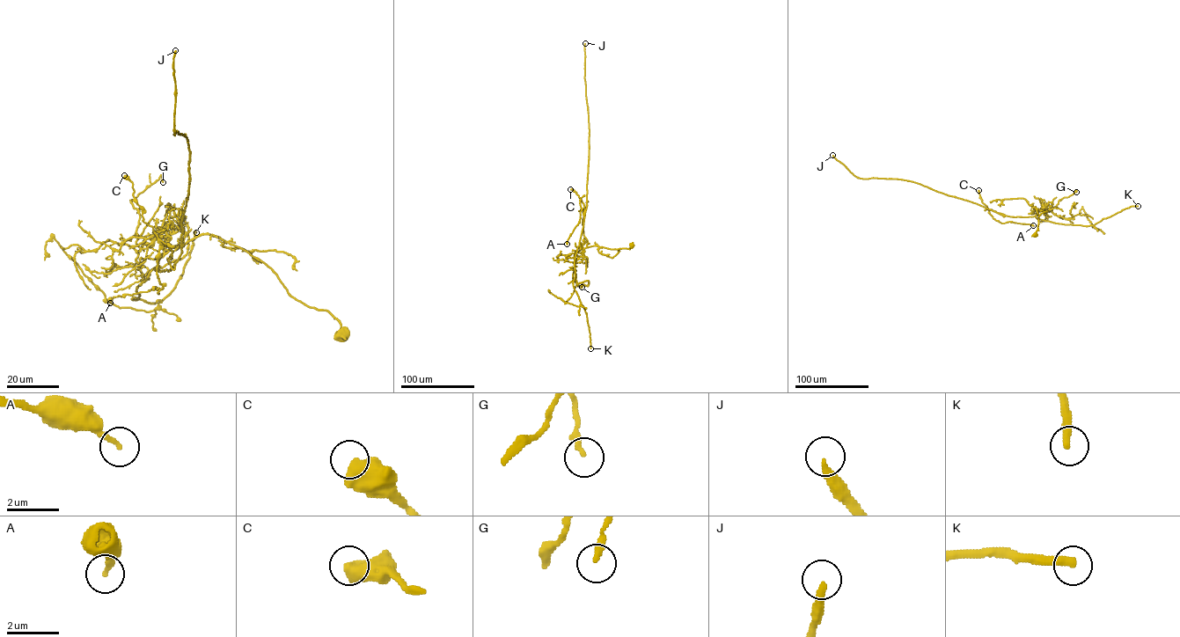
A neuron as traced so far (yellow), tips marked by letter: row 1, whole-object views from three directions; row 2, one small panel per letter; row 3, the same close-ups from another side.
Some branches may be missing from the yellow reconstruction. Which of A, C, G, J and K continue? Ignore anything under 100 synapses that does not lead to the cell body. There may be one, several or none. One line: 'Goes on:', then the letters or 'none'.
Goes on: J, K

